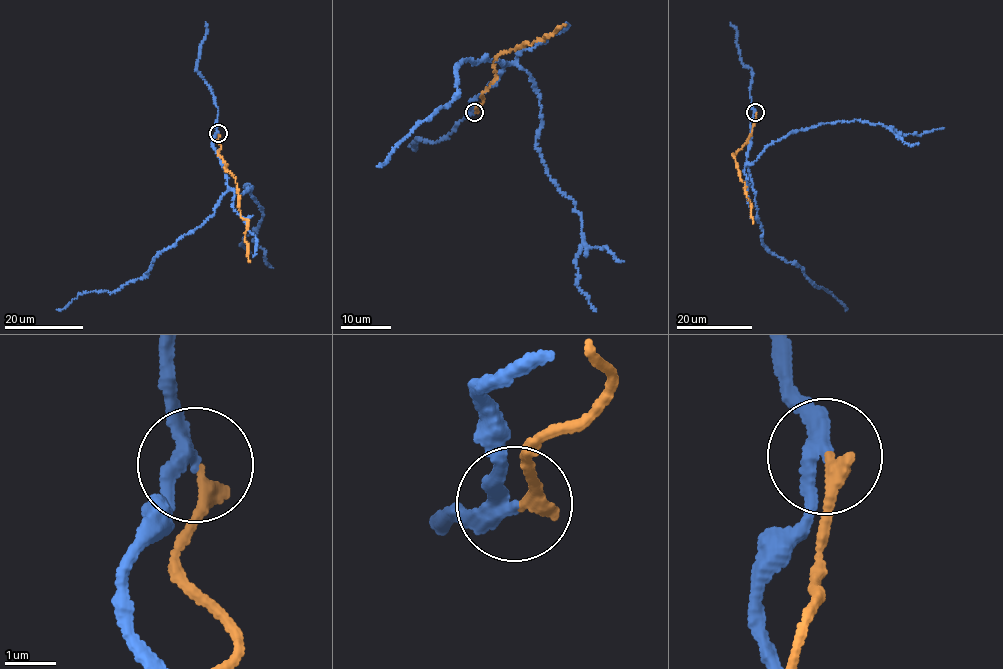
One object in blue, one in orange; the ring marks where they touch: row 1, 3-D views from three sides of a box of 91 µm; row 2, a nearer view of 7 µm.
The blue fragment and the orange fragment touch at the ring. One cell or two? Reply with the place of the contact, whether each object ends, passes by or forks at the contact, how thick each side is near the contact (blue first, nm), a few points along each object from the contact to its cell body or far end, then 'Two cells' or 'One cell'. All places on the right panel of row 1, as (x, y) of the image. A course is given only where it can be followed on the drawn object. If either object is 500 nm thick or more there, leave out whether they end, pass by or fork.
Place: (755, 112). At the ring blue passes by. At the ring orange ends. Thickness 280 nm (blue) against 280 nm. Course of blue: (755, 113), (751, 123), (747, 166), (763, 244), (788, 262), (796, 263), (814, 286), (831, 292), (847, 310). Course of orange: (755, 112), (751, 135), (732, 155), (744, 183), (752, 224). Two cells

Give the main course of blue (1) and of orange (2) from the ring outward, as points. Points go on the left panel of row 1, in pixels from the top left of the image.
1: (218, 134), (213, 147), (228, 190), (214, 213), (155, 257), (145, 277), (109, 293), (79, 294), (57, 310)
2: (219, 134), (217, 142), (221, 149), (218, 155), (235, 181), (241, 217), (248, 220), (244, 235), (249, 262)

